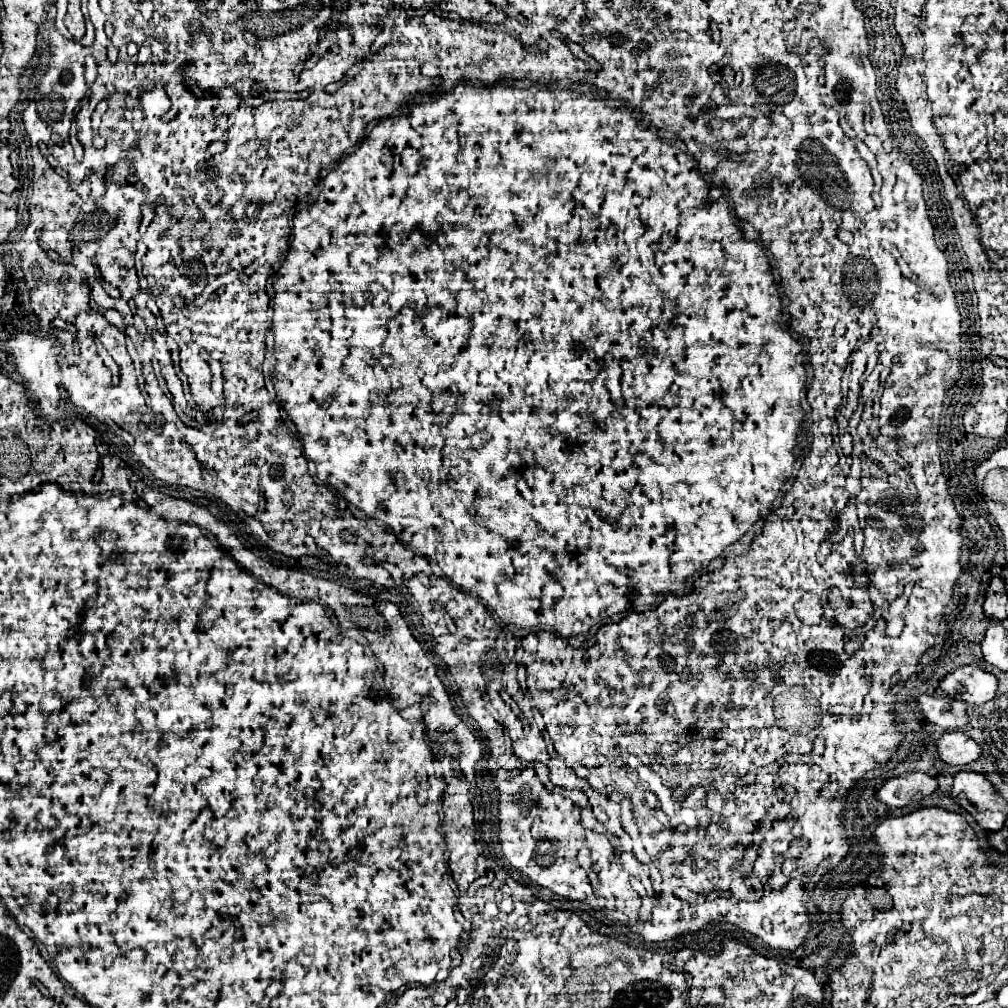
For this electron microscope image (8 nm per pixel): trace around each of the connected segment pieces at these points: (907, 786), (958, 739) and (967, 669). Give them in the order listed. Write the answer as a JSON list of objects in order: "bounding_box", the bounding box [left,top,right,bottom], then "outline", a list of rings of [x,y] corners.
[{"bounding_box":[875,773,937,807],"outline":[[[905,773],[893,779],[887,779],[877,791],[875,797],[889,807],[905,807],[909,803],[921,801],[925,795],[937,789],[937,781],[925,773]]]},{"bounding_box":[935,731,981,765],"outline":[[[947,731],[935,741],[939,757],[949,765],[967,765],[981,755],[981,747],[961,731]]]},{"bounding_box":[939,665,997,705],"outline":[[[977,665],[957,667],[953,673],[947,673],[939,685],[943,693],[971,705],[987,703],[989,699],[993,699],[997,691],[995,675],[989,671],[983,671]]]}]

